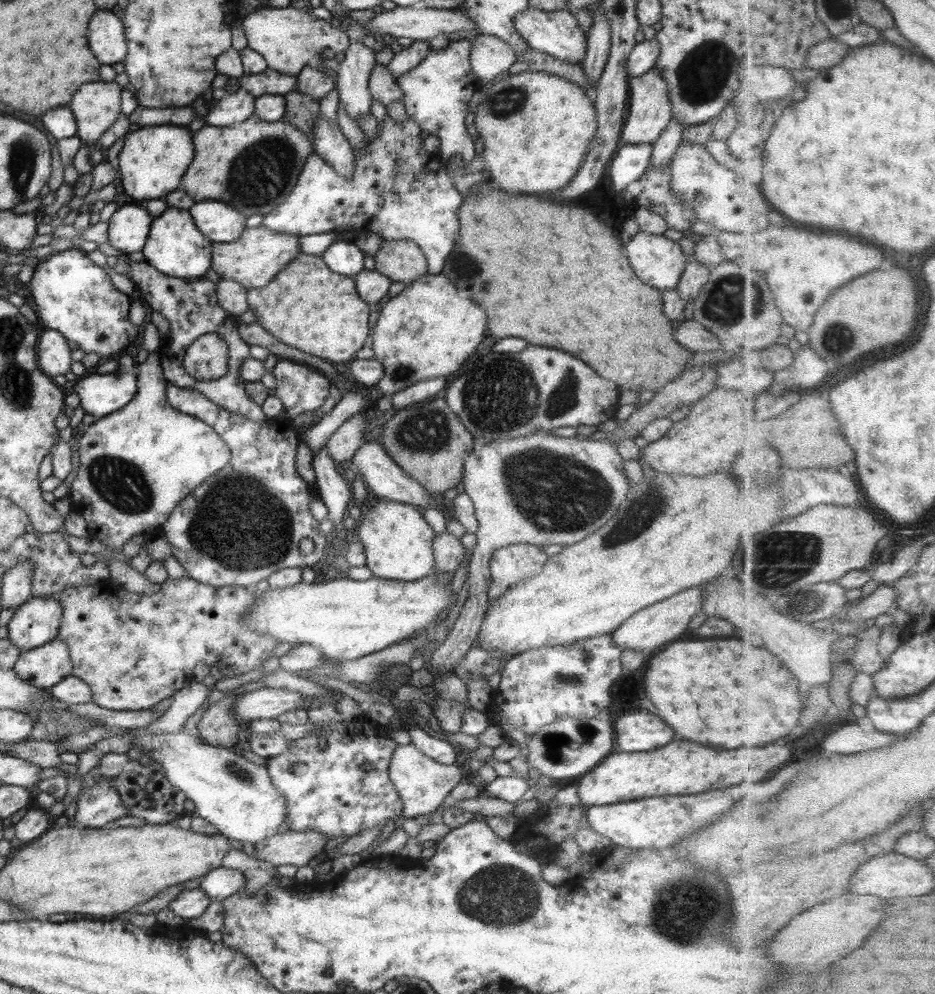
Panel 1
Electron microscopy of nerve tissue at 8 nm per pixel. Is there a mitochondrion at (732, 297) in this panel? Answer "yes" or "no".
yes

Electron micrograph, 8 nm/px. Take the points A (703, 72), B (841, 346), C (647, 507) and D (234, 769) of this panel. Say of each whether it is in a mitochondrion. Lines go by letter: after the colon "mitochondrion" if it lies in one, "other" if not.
A: mitochondrion
B: mitochondrion
C: mitochondrion
D: mitochondrion

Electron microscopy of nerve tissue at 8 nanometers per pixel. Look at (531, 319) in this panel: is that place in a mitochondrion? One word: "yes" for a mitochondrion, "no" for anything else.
no

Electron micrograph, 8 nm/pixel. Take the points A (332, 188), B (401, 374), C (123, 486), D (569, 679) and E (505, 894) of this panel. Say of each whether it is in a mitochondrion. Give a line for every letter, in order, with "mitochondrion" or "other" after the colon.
A: other
B: mitochondrion
C: mitochondrion
D: mitochondrion
E: mitochondrion

